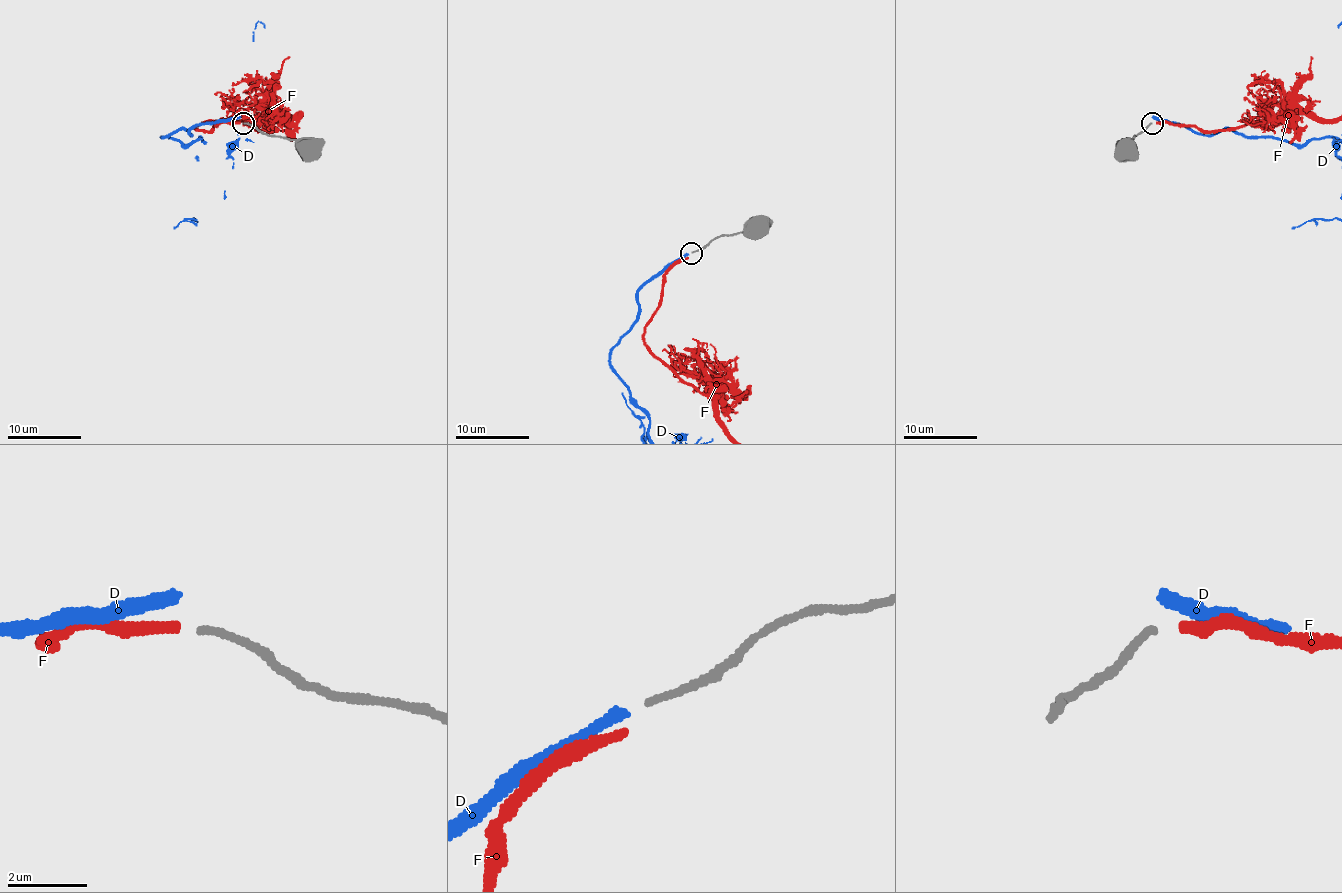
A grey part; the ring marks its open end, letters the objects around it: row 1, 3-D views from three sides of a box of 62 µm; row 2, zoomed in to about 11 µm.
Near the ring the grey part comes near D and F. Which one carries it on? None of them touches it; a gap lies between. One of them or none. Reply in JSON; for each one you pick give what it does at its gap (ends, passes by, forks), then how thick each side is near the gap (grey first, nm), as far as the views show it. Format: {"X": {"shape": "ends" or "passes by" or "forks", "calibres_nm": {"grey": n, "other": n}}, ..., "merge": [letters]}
{"merge": []}

